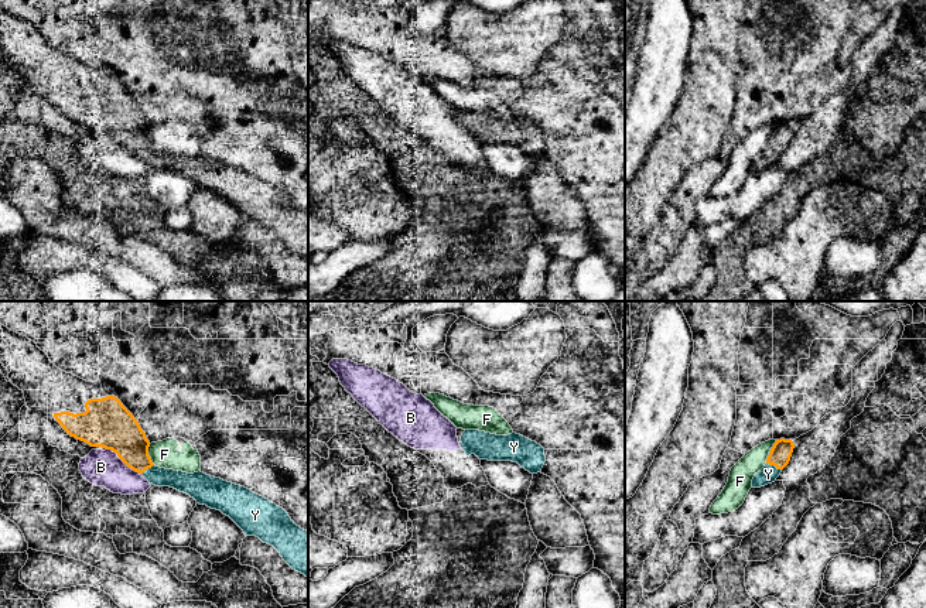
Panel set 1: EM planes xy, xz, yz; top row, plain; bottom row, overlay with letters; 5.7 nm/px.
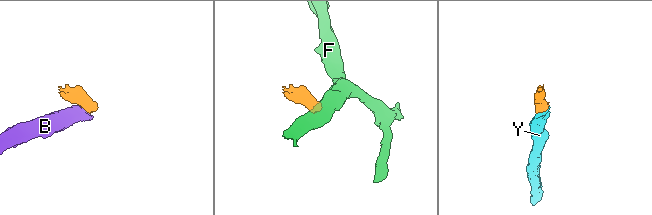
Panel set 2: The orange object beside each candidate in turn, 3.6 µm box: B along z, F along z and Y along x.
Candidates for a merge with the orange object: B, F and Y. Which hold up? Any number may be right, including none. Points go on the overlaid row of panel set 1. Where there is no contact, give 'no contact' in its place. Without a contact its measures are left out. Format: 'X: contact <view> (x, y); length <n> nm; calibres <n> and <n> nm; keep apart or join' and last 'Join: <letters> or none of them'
B: contact xy (122, 460); length 260 nm; calibres 280 and 200 nm; keep apart
F: contact xy (147, 454); length 120 nm; calibres 260 and 160 nm; keep apart
Y: contact yz (774, 464); length 100 nm; calibres 120 and 100 nm; join
Join: Y

